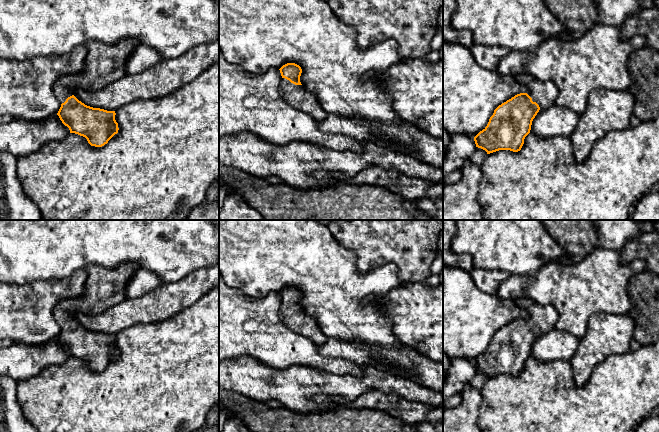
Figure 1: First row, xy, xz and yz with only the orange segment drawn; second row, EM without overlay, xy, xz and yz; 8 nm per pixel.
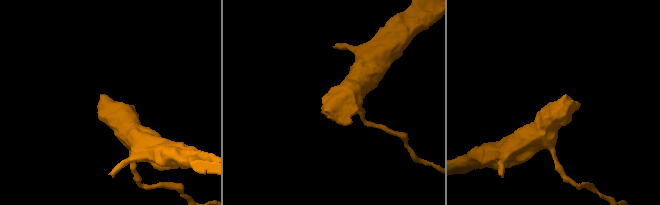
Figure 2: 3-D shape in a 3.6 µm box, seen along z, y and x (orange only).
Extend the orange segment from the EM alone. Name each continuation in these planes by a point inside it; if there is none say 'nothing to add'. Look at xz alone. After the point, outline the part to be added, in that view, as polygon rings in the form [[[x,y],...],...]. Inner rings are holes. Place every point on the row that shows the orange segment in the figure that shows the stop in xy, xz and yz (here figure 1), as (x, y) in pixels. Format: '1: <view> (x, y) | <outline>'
1: xz (297, 96) | [[[282,78],[280,89],[285,101],[290,106],[303,111],[317,122],[326,119],[328,116],[315,94],[308,91],[304,86],[295,85],[289,80]]]

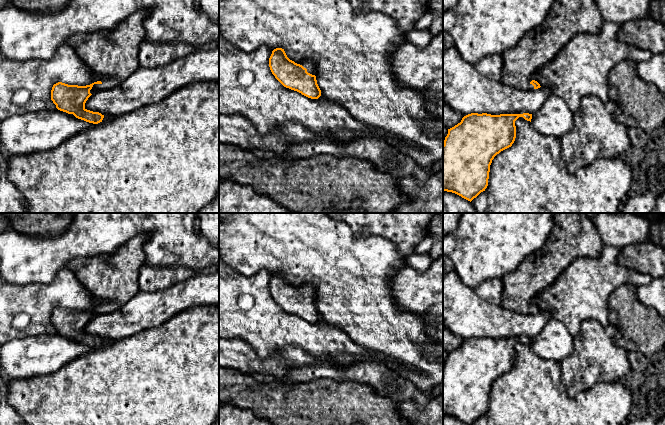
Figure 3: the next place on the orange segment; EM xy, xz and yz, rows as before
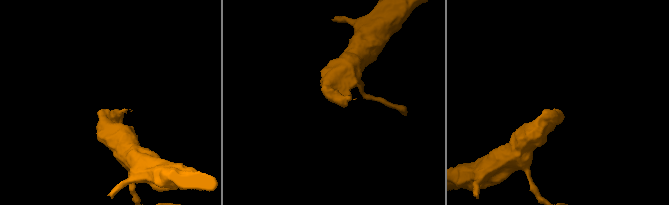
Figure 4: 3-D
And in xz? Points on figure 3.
1: xz (308, 64) | [[[306,59],[306,60],[303,60],[301,62],[295,62],[295,63],[300,64],[304,68],[306,68],[308,73],[310,73],[312,75],[316,75],[315,65],[314,65],[314,62],[312,60]]]

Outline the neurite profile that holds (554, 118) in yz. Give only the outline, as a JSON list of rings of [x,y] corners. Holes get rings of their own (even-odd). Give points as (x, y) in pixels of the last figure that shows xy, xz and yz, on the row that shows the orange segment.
[[[554,94],[531,119],[531,125],[537,132],[559,138],[572,129],[573,123],[574,113],[562,98]]]

